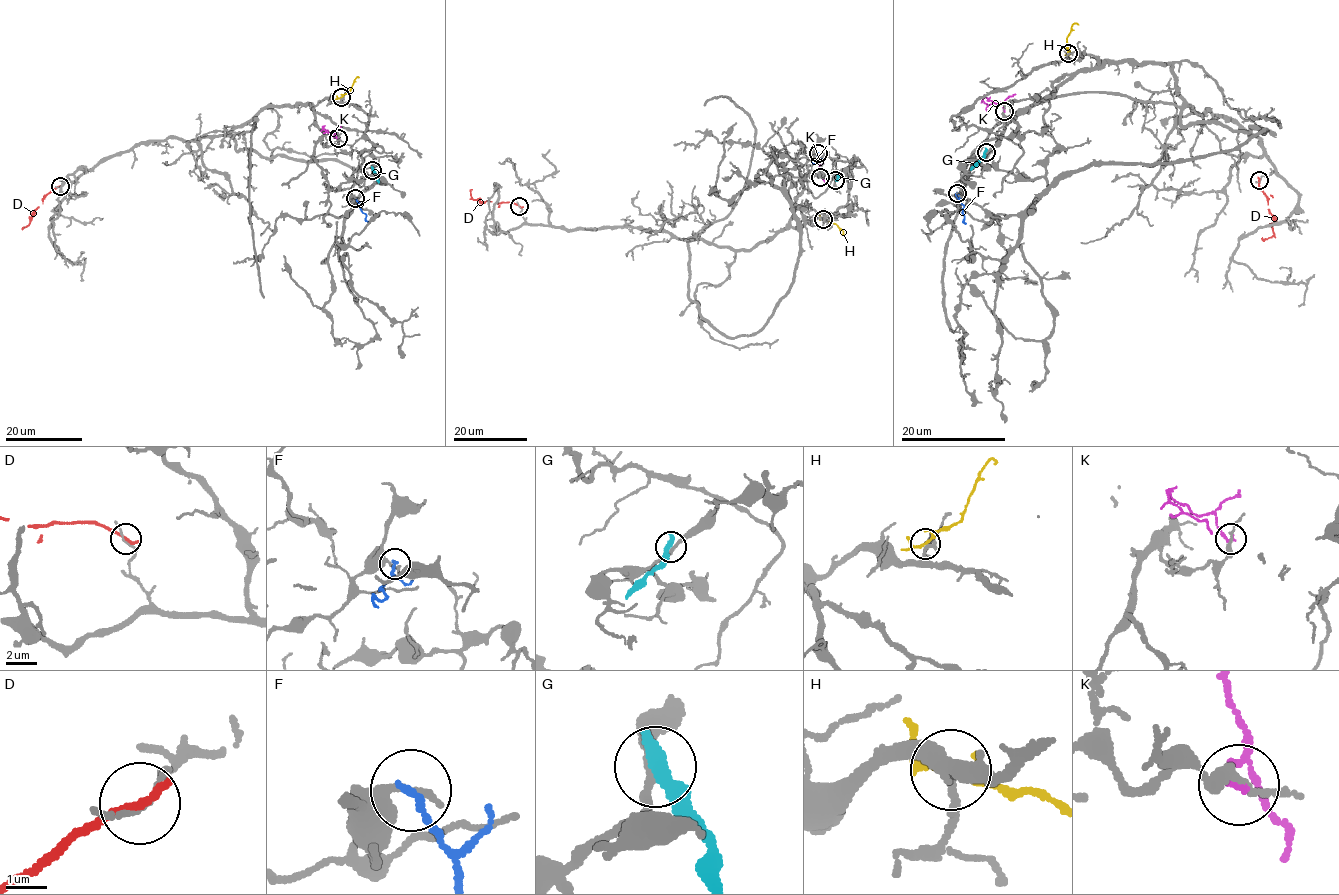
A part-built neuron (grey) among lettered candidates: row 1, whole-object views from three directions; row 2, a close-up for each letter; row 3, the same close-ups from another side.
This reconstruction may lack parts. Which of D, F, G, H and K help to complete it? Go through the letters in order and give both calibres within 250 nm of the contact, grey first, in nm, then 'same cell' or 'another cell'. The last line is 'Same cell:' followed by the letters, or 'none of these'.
D: 110 nm thick on the grey side, 240 nm on the other; another cell
F: 280 nm thick on the grey side, 190 nm on the other; another cell
G: 190 nm thick on the grey side, 440 nm on the other; another cell
H: 190 nm thick on the grey side, 140 nm on the other; another cell
K: 220 nm thick on the grey side, 180 nm on the other; another cell
Same cell: none of these

